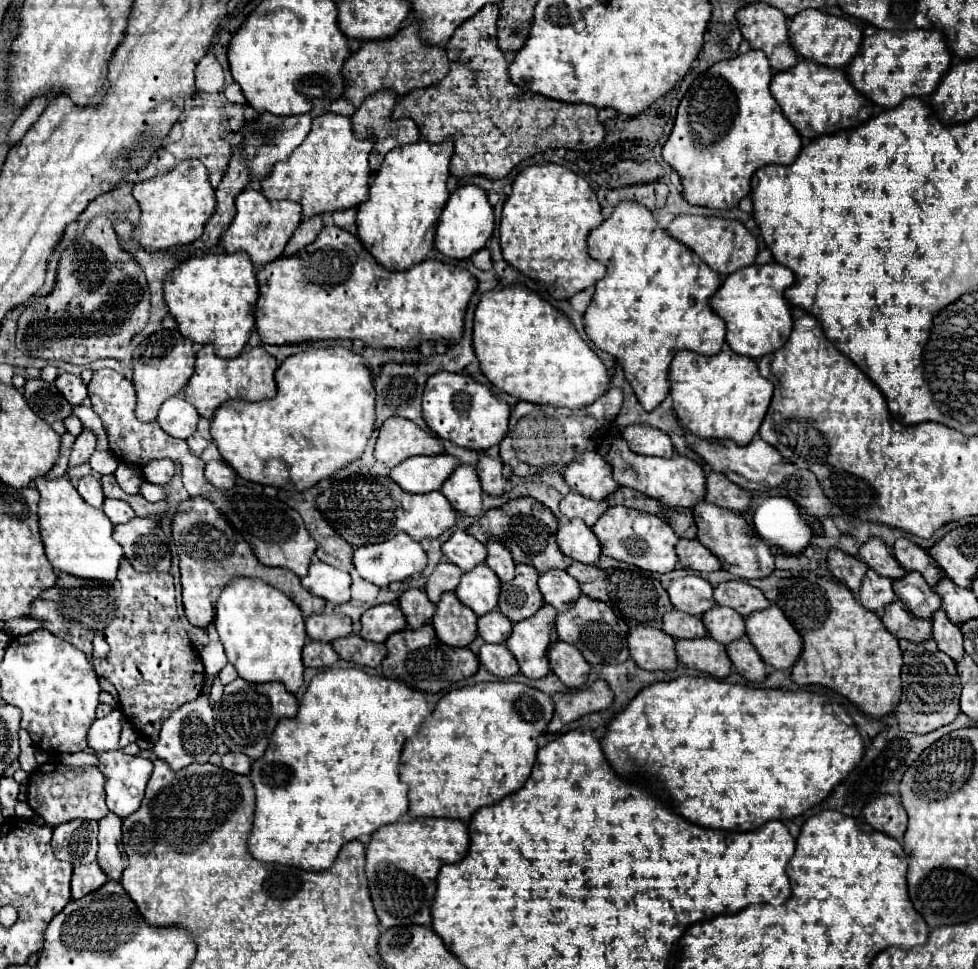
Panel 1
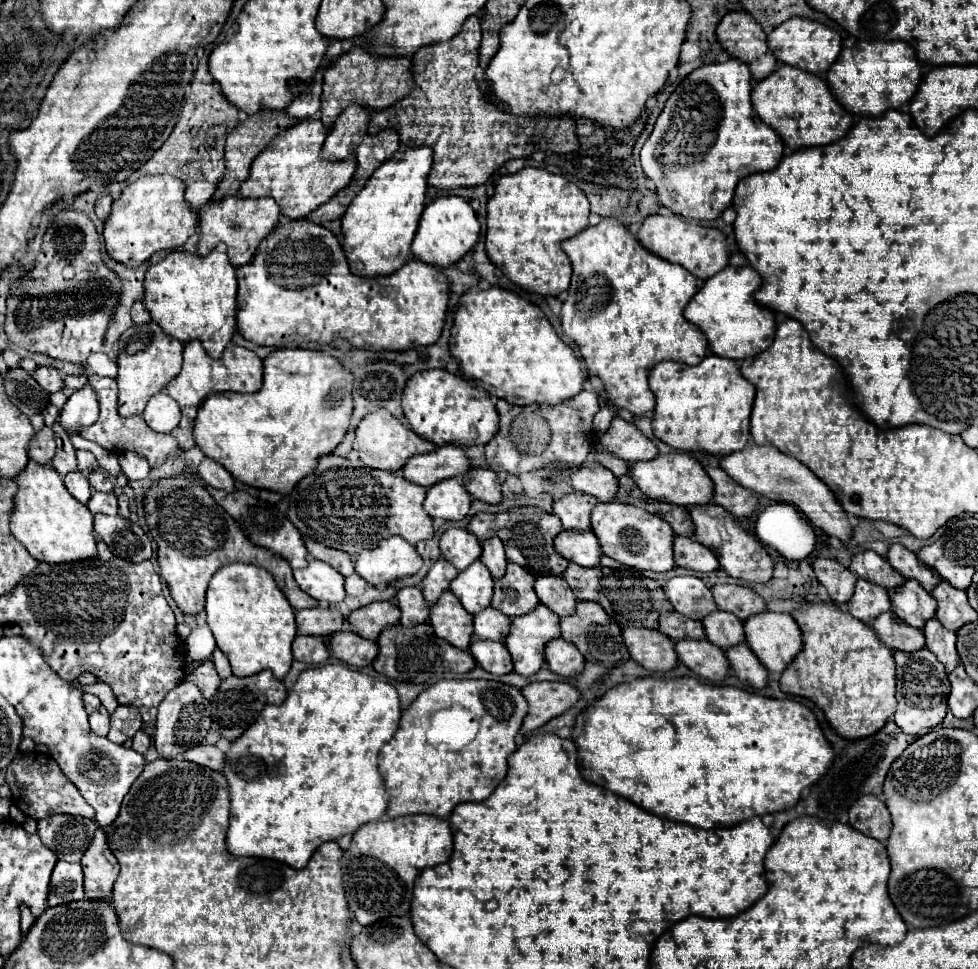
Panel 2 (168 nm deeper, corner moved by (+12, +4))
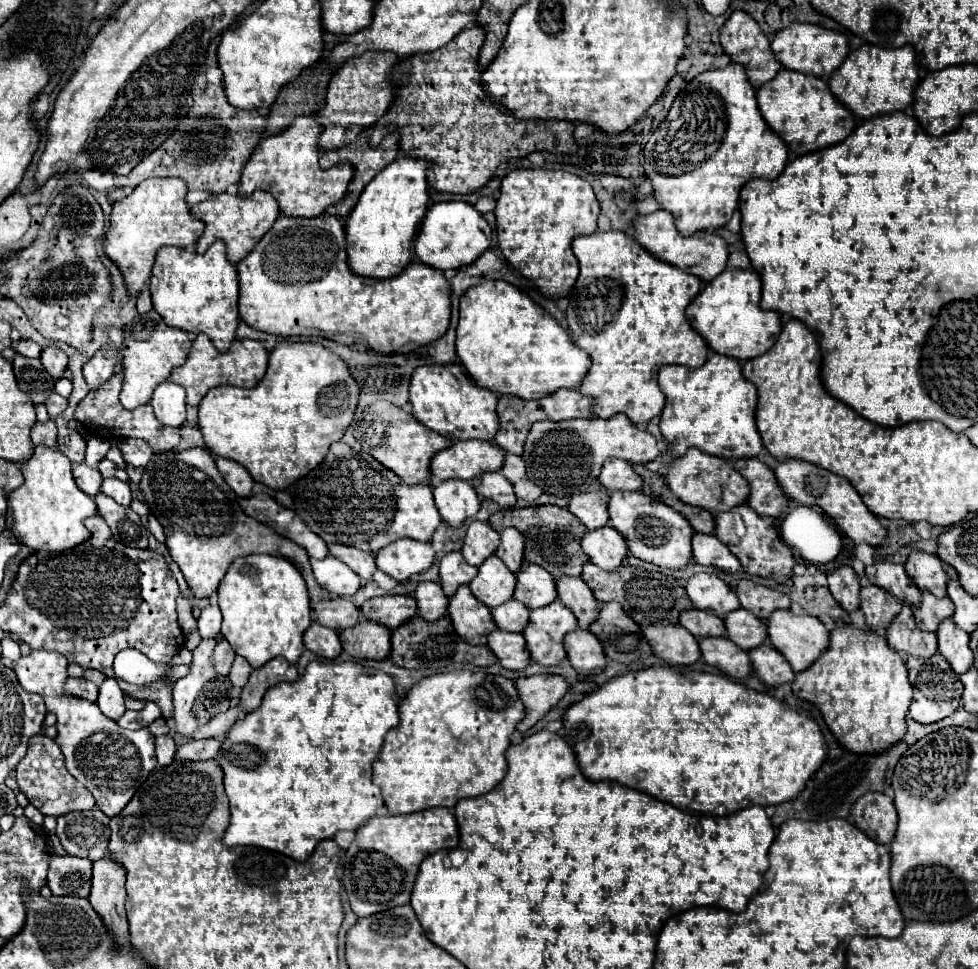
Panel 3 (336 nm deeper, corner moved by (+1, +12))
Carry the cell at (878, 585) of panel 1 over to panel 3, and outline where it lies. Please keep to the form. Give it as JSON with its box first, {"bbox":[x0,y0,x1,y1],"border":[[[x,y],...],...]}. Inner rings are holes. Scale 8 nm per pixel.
{"bbox":[861,586,901,632],"border":[[[875,586],[861,588],[861,610],[865,614],[867,626],[875,632],[887,630],[887,626],[893,622],[893,618],[901,612],[901,606],[895,596],[889,592],[883,592]]]}

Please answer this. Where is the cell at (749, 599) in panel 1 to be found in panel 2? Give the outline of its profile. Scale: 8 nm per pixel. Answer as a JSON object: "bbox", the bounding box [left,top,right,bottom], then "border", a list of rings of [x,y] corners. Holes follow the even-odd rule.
{"bbox":[712,584,766,620],"border":[[[716,584],[712,588],[712,596],[720,610],[732,612],[740,620],[746,620],[746,618],[766,610],[766,604],[762,604],[762,596],[756,594],[754,590],[750,590],[748,586]]]}

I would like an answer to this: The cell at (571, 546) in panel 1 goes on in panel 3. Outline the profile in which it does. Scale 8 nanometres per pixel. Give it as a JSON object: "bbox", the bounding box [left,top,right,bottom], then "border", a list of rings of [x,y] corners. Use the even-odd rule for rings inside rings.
{"bbox":[581,526,629,572],"border":[[[609,526],[587,532],[587,536],[583,536],[581,546],[583,552],[589,556],[589,560],[607,572],[617,570],[629,552],[625,538]]]}

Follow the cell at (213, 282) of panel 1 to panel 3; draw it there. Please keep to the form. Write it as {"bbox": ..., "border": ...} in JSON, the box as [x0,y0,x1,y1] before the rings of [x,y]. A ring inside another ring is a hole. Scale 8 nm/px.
{"bbox":[149,240,239,352],"border":[[[221,240],[211,244],[205,254],[181,250],[175,246],[159,248],[155,254],[149,290],[153,308],[159,312],[167,326],[193,334],[203,332],[211,338],[219,352],[227,352],[235,340],[235,330],[239,324],[239,278],[237,268],[227,260],[225,244]]]}

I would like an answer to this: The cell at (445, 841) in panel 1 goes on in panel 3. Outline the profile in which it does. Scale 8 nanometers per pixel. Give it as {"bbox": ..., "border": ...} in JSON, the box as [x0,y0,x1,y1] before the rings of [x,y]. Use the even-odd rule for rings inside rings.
{"bbox":[343,808,459,918],"border":[[[445,808],[401,816],[373,816],[357,830],[355,840],[343,858],[343,886],[351,910],[363,918],[387,908],[409,904],[421,860],[439,850],[451,850],[457,842],[459,830],[455,816]]]}

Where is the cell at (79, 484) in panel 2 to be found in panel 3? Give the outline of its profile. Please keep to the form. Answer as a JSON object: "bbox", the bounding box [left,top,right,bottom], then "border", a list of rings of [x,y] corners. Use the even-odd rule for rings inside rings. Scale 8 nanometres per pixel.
{"bbox":[73,464,101,498],"border":[[[77,464],[73,466],[73,478],[77,486],[91,498],[97,496],[97,492],[101,490],[101,474],[97,472],[97,468],[91,468],[87,464]]]}

